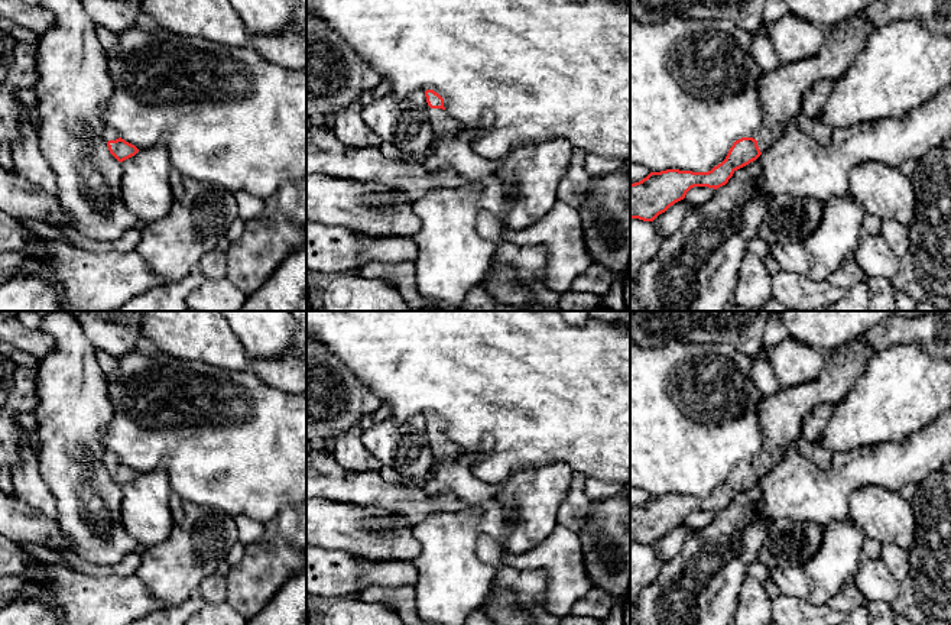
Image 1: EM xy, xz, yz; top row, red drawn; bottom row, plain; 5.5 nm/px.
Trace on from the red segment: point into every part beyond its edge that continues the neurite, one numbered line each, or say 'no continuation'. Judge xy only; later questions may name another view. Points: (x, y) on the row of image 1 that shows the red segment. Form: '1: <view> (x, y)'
1: xy (109, 133)

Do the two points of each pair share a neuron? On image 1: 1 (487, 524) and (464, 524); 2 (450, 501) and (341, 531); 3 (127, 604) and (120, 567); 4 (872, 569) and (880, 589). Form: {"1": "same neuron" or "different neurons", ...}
{"1": "same neuron", "2": "different neurons", "3": "different neurons", "4": "same neuron"}

